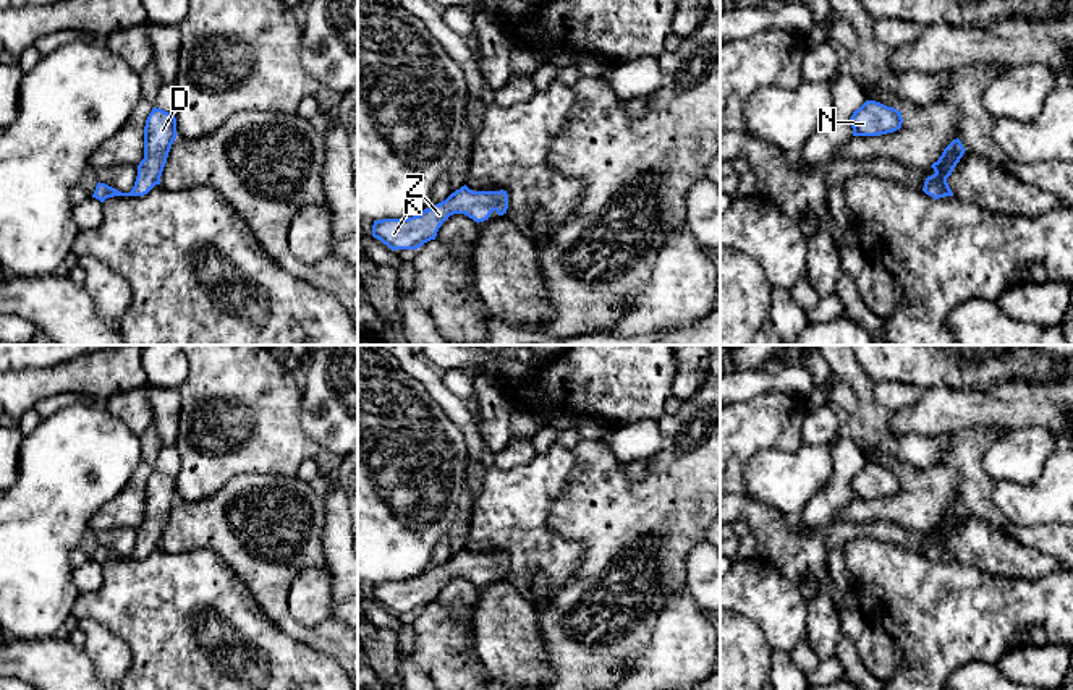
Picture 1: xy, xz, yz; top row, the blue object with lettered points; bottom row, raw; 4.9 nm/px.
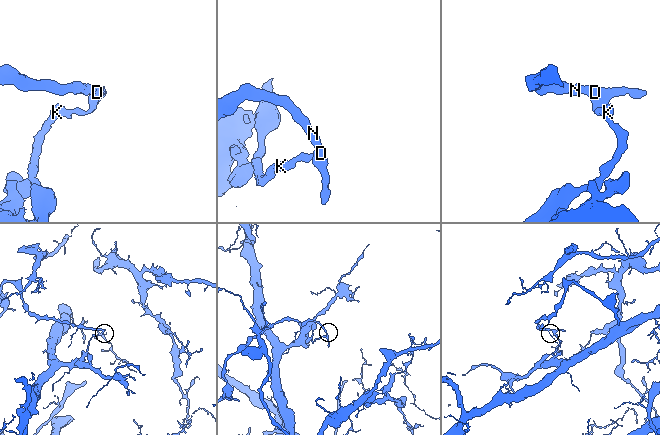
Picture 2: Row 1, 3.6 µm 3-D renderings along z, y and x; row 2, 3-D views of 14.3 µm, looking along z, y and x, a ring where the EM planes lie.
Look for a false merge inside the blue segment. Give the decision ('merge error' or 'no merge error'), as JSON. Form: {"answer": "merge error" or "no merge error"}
{"answer": "merge error"}

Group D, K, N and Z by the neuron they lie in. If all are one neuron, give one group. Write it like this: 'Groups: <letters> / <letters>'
Groups: D N / K Z

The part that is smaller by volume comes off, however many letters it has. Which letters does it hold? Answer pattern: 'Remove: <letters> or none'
Remove: D, N

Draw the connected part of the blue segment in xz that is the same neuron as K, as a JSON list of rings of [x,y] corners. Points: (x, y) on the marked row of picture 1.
[[[466,185],[452,193],[445,201],[424,209],[408,219],[374,220],[372,236],[390,249],[418,249],[435,240],[442,224],[453,214],[464,214],[474,222],[484,222],[497,209],[497,191],[473,191]]]

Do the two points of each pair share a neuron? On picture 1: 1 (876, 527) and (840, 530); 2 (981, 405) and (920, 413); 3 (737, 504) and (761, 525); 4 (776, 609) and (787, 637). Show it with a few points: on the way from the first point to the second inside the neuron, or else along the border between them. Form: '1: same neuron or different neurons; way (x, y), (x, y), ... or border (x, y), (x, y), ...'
1: same neuron; way (868, 530), (848, 530)
2: same neuron; way (966, 408), (944, 408), (934, 413)
3: same neuron; way (743, 509), (754, 519)
4: same neuron; way (782, 616), (784, 630)

